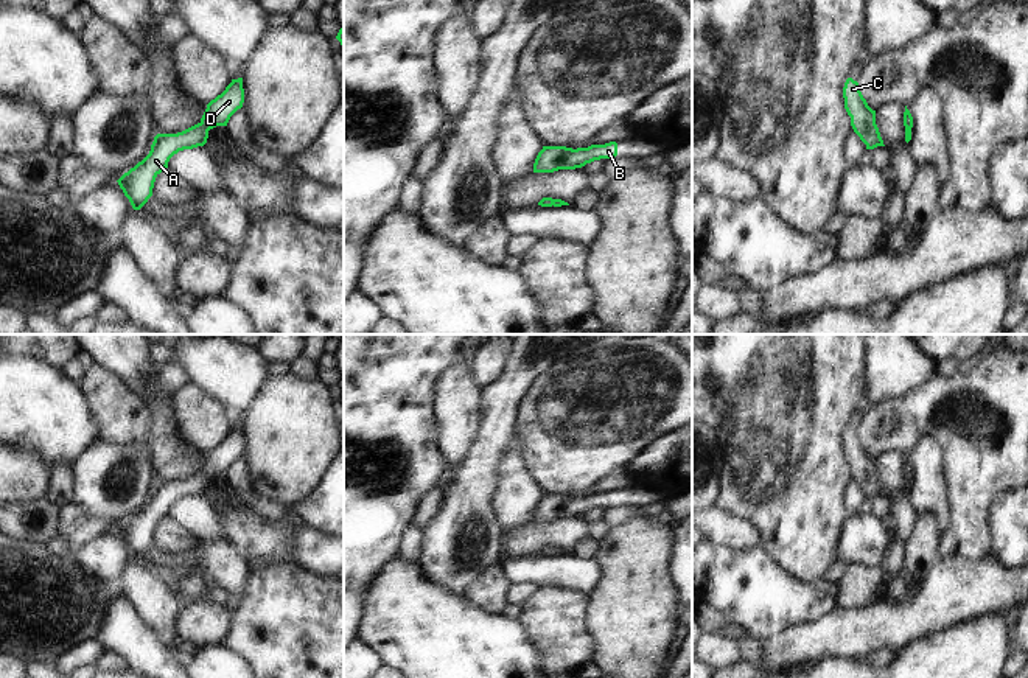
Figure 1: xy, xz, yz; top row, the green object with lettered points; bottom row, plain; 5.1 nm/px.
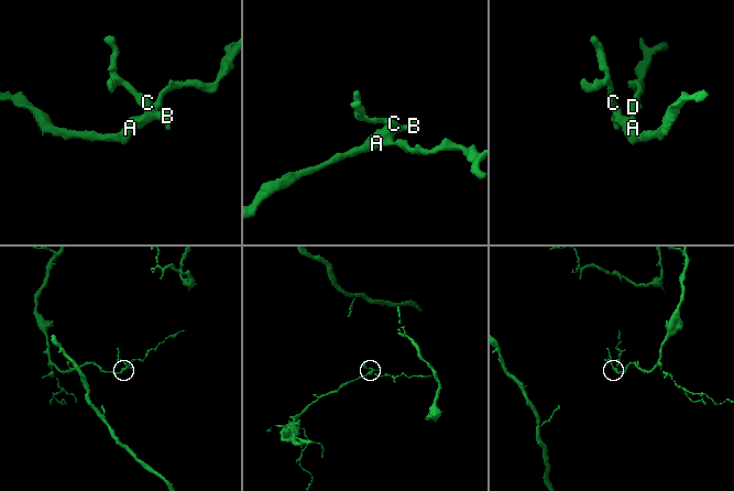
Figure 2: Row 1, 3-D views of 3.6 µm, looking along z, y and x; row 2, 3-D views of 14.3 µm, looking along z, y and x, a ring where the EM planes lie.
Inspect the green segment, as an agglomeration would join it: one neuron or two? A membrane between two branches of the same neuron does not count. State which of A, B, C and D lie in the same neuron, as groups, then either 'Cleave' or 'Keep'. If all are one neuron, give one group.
Groups: A B C D. Keep

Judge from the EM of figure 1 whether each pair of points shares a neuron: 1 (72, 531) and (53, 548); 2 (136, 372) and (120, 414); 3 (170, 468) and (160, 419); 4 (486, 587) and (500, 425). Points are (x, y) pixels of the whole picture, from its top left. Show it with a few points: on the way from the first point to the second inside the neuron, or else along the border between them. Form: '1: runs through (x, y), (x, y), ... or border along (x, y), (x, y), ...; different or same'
1: border along (58, 534), (72, 552); different
2: border along (98, 366), (115, 373), (142, 398); different
3: runs through (170, 456), (162, 431); same
4: border along (498, 562), (487, 566), (462, 594); different

